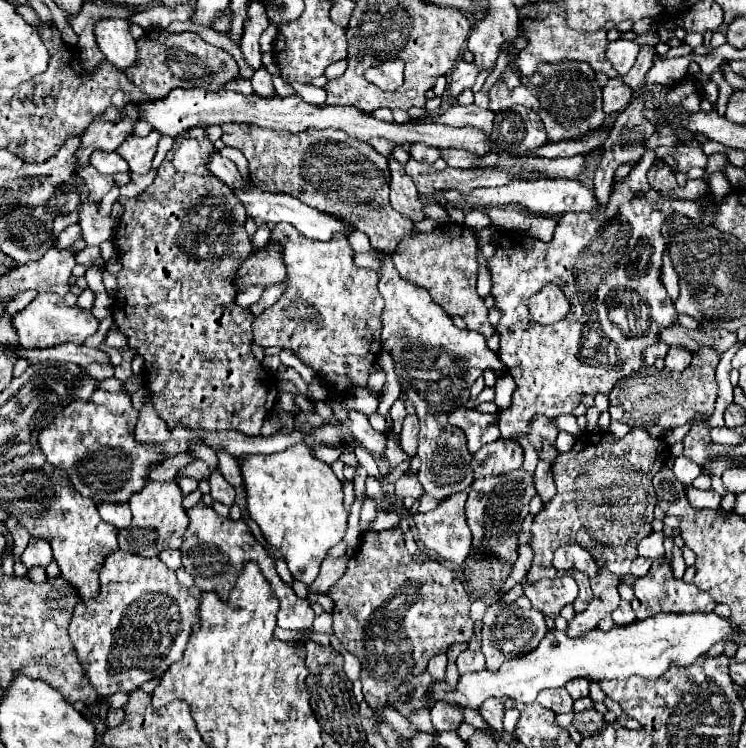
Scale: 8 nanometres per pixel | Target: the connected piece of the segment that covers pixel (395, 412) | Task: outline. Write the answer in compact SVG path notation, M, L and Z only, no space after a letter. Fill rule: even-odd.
M401 398L393 404L393 408L389 410L389 416L391 416L391 420L393 420L393 430L395 430L395 434L399 436L399 434L401 434L401 424L403 424L403 418L407 416L405 406L403 406L403 400L401 400Z

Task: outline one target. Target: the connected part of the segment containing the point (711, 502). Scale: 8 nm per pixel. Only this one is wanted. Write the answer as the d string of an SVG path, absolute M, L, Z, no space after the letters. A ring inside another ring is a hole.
M689 488L687 492L687 500L695 510L717 510L721 496L715 490L697 490L697 488Z

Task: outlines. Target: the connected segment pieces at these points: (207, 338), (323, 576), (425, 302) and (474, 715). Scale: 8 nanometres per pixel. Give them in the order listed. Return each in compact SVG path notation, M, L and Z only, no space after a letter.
M191 128L183 134L179 134L175 138L173 148L167 152L165 160L161 162L155 182L145 192L137 194L129 200L121 200L125 212L123 212L123 216L121 216L121 220L115 228L115 242L117 242L117 248L119 248L119 260L123 264L123 270L117 274L119 288L117 288L115 304L113 304L113 320L119 326L121 334L127 338L127 348L131 348L135 356L141 356L145 360L145 382L147 382L147 390L151 392L151 402L153 402L155 410L161 414L161 418L167 422L169 430L173 430L177 426L183 426L183 428L189 428L189 430L209 430L209 432L235 430L235 432L241 432L245 436L259 436L263 420L267 418L267 414L273 408L273 404L267 404L271 388L273 388L273 378L271 378L269 372L263 372L261 362L251 352L251 344L253 344L251 324L253 324L255 316L249 310L243 310L243 308L235 306L235 302L233 302L233 298L237 296L235 274L237 274L239 266L247 260L247 256L251 254L251 242L249 242L249 236L243 228L243 222L239 222L235 218L235 216L245 216L243 204L235 198L235 194L231 192L231 188L227 184L223 184L219 178L211 176L209 170L205 170L207 156L213 150L215 148L207 140L203 128Z
M327 558L321 566L321 572L317 580L311 586L311 592L329 592L329 588L345 574L347 570L347 558Z
M391 258L381 260L379 292L385 300L381 342L395 358L395 372L401 376L403 394L413 402L421 424L417 450L421 458L421 468L417 472L419 482L425 494L439 500L469 492L475 480L471 474L473 456L467 450L467 438L447 422L447 416L469 400L471 384L483 376L485 370L493 370L497 378L509 370L499 362L497 354L487 348L483 334L453 326L451 316L431 300L427 290L403 280L399 272L395 272Z
M463 708L461 712L465 714L465 722L467 722L467 724L472 725L474 728L479 728L483 730L487 729L486 723L483 718L481 718L478 711L467 710L467 708Z

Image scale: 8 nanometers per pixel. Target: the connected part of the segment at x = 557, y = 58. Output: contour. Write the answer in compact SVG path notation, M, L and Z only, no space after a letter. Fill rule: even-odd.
M537 2L537 4L523 4L519 8L519 28L521 36L527 38L527 46L517 56L517 68L521 74L531 76L537 72L537 68L545 62L561 62L561 60L583 60L587 62L595 72L602 72L609 78L617 77L617 71L607 62L605 50L607 50L607 34L603 30L599 32L577 32L567 26L567 20L563 18L563 10L549 2Z

